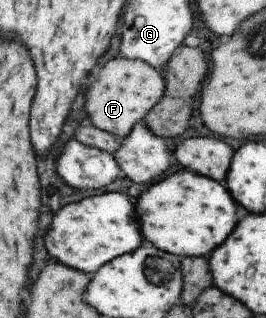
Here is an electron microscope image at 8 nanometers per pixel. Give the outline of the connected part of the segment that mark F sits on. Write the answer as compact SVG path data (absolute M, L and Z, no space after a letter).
M118 56L118 59L113 58L102 67L100 77L89 87L85 109L88 109L90 119L96 127L124 139L138 122L144 121L153 111L162 97L164 86L159 71L149 63Z

